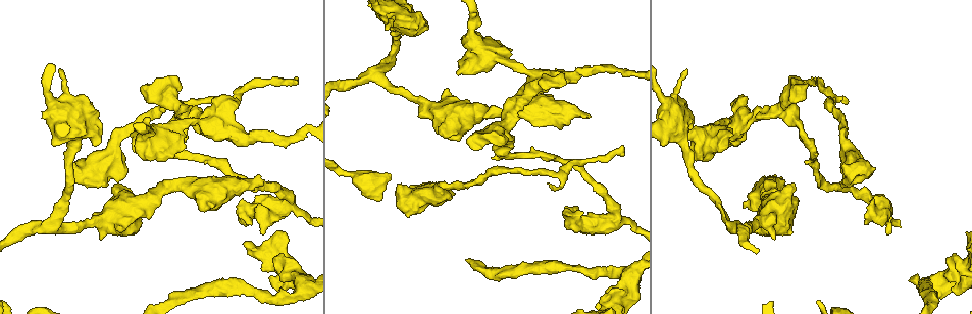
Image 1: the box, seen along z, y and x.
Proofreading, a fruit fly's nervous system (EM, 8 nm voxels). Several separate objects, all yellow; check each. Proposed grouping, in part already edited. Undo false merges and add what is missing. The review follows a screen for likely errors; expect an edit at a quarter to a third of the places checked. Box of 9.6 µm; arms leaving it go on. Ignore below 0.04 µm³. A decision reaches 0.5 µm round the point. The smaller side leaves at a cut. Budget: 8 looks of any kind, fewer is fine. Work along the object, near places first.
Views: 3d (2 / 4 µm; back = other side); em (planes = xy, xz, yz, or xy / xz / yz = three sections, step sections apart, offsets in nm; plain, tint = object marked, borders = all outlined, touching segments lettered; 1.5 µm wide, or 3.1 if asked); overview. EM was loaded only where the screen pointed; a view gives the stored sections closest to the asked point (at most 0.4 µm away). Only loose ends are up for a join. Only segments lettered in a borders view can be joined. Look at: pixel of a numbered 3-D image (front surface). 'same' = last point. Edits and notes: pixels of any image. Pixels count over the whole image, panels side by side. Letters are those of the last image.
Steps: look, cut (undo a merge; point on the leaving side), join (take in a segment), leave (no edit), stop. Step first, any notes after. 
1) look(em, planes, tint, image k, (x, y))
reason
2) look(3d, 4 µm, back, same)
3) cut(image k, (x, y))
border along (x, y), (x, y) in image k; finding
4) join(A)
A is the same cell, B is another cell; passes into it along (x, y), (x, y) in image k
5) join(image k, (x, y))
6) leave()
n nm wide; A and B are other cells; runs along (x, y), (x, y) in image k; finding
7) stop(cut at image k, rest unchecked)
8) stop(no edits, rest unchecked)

look(em, planes, borders, image 1, (243, 139))
sudden change in width

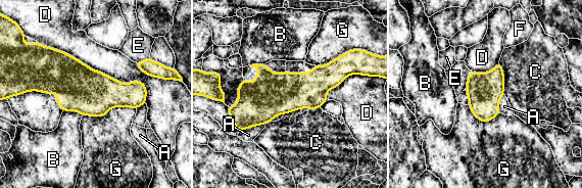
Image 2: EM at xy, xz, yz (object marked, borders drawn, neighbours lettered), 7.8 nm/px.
leave()
280 nm wide; D touches over 950 nm; A, B, C, D, E, F and G are other cells; continuous, no second neuron

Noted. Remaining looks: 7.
look(3d, 4 µm, image 1, (591, 117))
stops while still wide

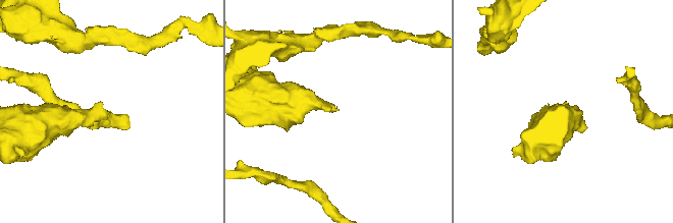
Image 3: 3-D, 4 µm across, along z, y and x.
look(em, xy, step 4, borders, image 3, (339, 110))

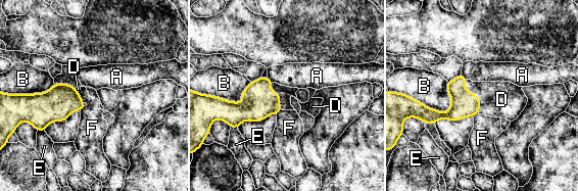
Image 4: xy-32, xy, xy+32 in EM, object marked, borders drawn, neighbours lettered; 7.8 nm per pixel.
look(em, planes, borders, same)

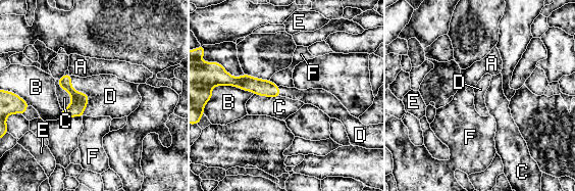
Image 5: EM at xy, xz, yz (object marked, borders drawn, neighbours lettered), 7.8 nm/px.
join(D)
D is the same cell, A, B, C, E and F are other cells; passes into it along (79, 100), (75, 91), (107, 93) in image 5; the neuron continues

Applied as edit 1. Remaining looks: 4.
look(em, yz, step 8, tint, image 1, (295, 82))
free end

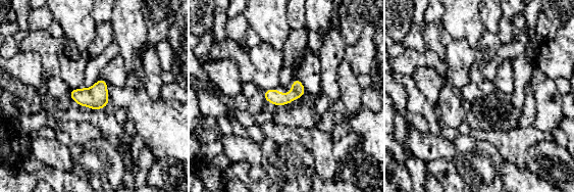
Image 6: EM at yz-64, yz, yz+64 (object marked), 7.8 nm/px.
look(em, yz, step 8, borders, same)

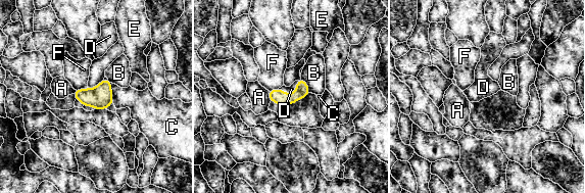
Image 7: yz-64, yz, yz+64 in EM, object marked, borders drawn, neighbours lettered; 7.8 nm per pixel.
join(D)
D touches over 180 nm; D is the same cell, A, B, C, E and F are other cells; passes into it along (282, 98), (292, 93), (291, 89) in image 7; it goes on there

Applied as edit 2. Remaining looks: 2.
stop(join at image 5, join at image 7, rest unchecked)

